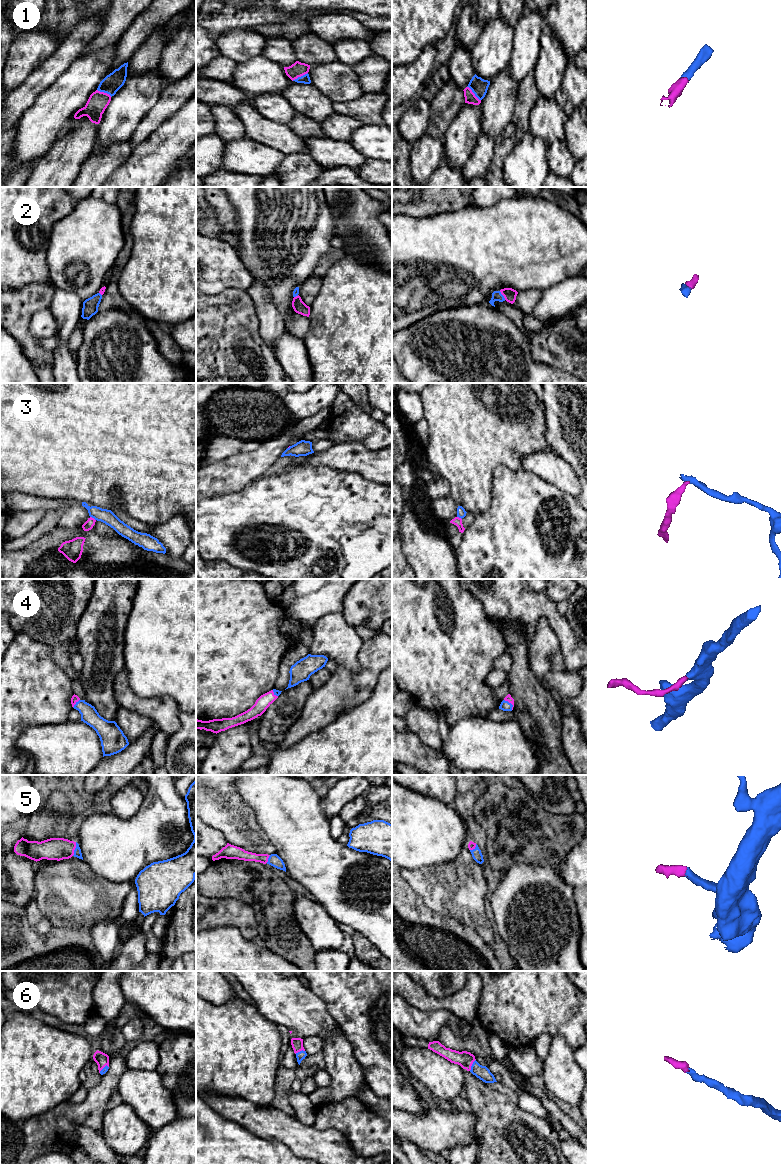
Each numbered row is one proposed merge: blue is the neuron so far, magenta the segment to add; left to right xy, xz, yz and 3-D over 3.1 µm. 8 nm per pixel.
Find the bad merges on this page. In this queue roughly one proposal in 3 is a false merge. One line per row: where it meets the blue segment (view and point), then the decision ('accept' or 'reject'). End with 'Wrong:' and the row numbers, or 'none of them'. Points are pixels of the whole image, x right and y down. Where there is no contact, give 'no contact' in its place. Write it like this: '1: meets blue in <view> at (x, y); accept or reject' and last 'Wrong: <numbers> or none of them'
1: meets blue in yz at (473, 92); accept
2: meets blue in yz at (502, 295); accept
3: meets blue in xy at (93, 517); reject
4: meets blue in yz at (510, 703); accept
5: meets blue in xy at (75, 849); accept
6: meets blue in yz at (472, 1065); accept
Wrong: 3

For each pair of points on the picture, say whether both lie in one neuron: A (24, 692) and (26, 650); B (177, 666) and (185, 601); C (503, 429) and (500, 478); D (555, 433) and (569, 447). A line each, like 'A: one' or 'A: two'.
A: one
B: one
C: two
D: one

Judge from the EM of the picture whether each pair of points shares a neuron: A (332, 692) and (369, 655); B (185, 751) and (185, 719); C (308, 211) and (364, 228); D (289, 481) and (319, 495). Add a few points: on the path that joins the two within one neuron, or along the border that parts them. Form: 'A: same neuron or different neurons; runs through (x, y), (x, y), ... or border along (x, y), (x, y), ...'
A: same neuron; runs through (344, 689), (368, 667)
B: same neuron; runs through (185, 743), (185, 727)
C: different neurons; border along (325, 197), (333, 217), (335, 236)
D: same neuron; runs through (296, 488), (303, 495), (312, 495)

